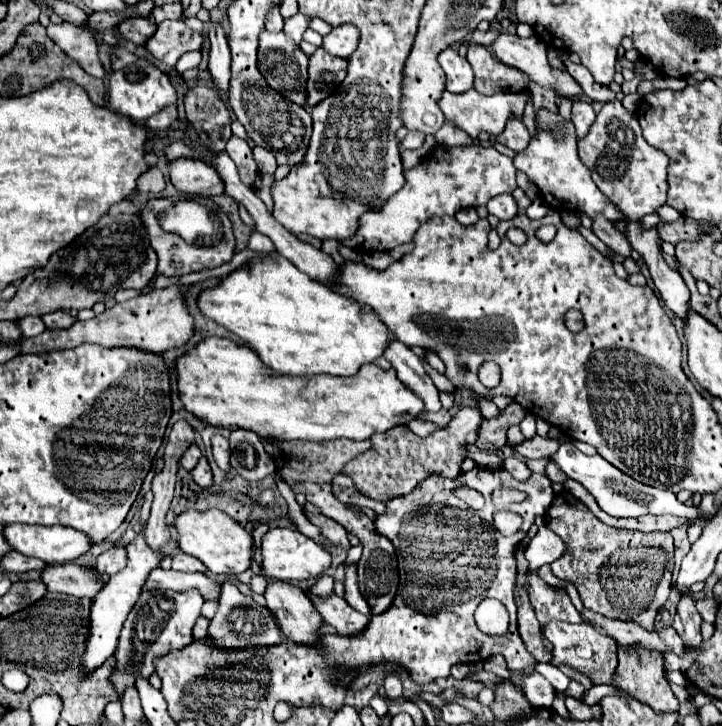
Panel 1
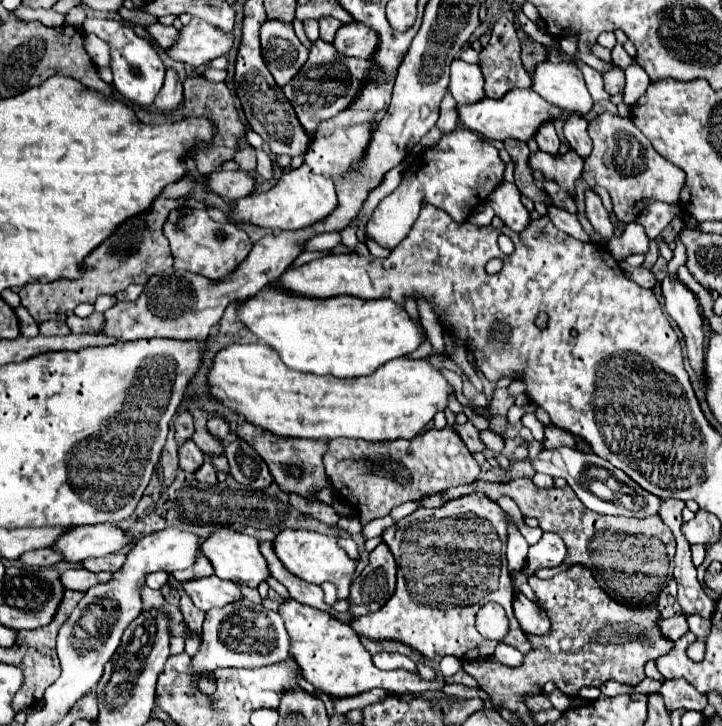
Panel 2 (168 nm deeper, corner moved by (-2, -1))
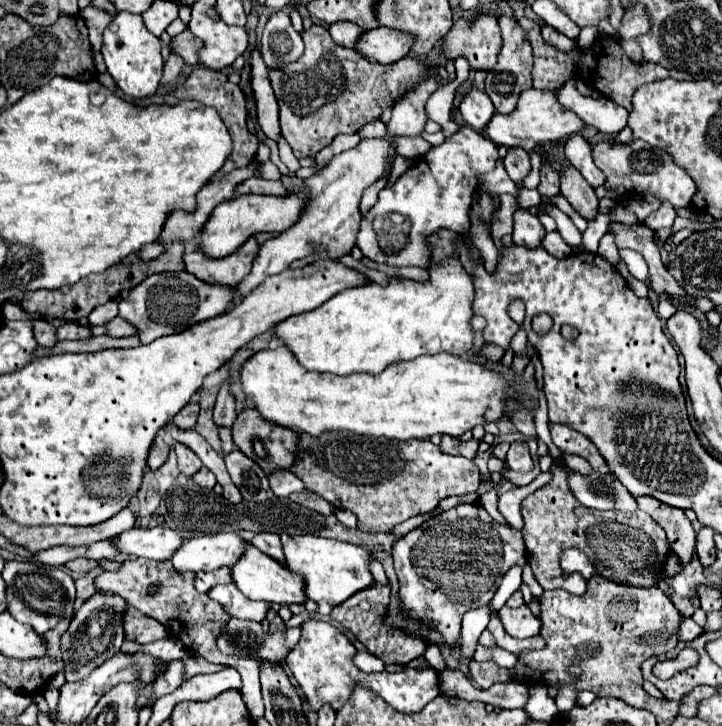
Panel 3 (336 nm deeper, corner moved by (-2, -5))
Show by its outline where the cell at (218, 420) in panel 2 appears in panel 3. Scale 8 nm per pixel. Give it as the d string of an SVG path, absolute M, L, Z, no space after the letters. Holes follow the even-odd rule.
M225 382L219 390L219 396L217 396L217 404L215 404L215 410L213 410L213 422L215 426L225 426L225 428L231 428L233 422L237 418L237 412L235 412L235 400L231 396L231 390L229 390L229 384Z

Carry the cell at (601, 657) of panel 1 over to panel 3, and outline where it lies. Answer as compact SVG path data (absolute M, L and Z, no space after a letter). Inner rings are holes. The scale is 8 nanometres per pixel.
M503 606L499 610L499 618L507 634L513 638L531 638L531 636L537 636L541 630L541 620L527 606L521 606L521 608Z

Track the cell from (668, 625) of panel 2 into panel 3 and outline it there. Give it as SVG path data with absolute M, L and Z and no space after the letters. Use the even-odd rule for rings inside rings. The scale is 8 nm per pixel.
M691 617L683 618L679 626L679 641L690 642L703 632L703 628L696 624Z

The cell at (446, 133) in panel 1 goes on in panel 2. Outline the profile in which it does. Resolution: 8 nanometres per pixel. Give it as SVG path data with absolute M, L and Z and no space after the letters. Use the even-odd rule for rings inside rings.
M447 92L443 96L443 102L441 102L441 116L437 120L437 126L441 128L441 132L453 132L457 128L457 102L455 98Z

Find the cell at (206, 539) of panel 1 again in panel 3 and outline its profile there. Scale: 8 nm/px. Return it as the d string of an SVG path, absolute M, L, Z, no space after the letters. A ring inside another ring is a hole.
M247 544L247 552L239 556L239 560L231 566L231 576L235 586L247 594L251 600L263 600L271 604L301 604L305 602L305 588L303 578L299 574L293 574L289 568L281 566L277 560L269 558L261 550L257 550L253 544Z

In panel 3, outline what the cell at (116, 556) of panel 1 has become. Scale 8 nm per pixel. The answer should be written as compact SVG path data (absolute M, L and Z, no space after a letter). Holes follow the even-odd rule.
M79 558L79 560L71 560L69 564L67 564L67 568L71 570L71 572L77 572L77 574L83 574L83 572L89 572L91 568L95 568L97 564L93 562L93 560L85 560L85 558Z

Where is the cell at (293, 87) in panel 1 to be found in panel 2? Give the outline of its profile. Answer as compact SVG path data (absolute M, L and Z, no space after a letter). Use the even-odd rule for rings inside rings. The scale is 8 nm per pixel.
M267 20L261 26L263 60L279 86L287 84L305 64L309 50L299 42L291 22Z

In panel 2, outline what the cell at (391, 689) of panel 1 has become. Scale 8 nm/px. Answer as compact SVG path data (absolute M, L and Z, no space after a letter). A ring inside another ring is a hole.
M379 652L373 656L373 664L381 670L393 670L393 668L403 668L403 670L417 670L415 662L403 654L391 654L391 652Z

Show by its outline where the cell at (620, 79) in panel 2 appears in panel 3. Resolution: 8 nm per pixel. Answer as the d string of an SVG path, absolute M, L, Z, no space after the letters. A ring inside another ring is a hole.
M523 16L523 18L519 18L519 26L527 32L527 40L531 40L531 48L533 48L533 88L537 88L537 90L555 90L573 74L585 82L585 72L587 72L589 82L605 98L615 100L623 108L631 110L631 98L633 98L635 88L639 88L641 84L653 82L653 80L663 80L663 78L669 76L669 72L663 66L643 62L641 48L635 44L635 40L599 36L597 42L591 46L591 50L559 52L543 40L541 28L537 26L537 22Z

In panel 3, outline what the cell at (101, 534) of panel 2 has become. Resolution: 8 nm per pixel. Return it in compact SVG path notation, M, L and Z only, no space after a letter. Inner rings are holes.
M165 526L131 528L123 536L113 536L121 556L141 556L149 560L167 560L183 542L183 538Z

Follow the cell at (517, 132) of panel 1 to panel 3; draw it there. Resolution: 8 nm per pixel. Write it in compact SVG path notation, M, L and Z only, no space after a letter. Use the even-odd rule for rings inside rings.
M511 148L507 152L503 164L505 164L505 170L507 170L509 178L517 184L517 188L523 188L523 180L531 172L529 154L523 148Z

